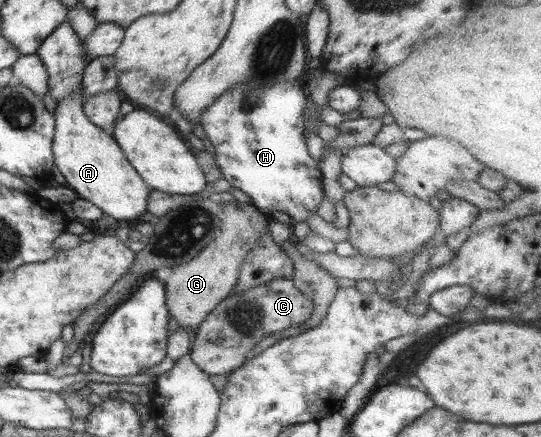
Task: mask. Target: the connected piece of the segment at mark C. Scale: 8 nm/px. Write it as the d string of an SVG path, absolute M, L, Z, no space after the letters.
M275 278L264 285L233 293L206 317L192 334L190 357L209 375L224 375L244 365L248 354L260 341L272 333L300 326L313 315L313 301L305 296L290 278Z

